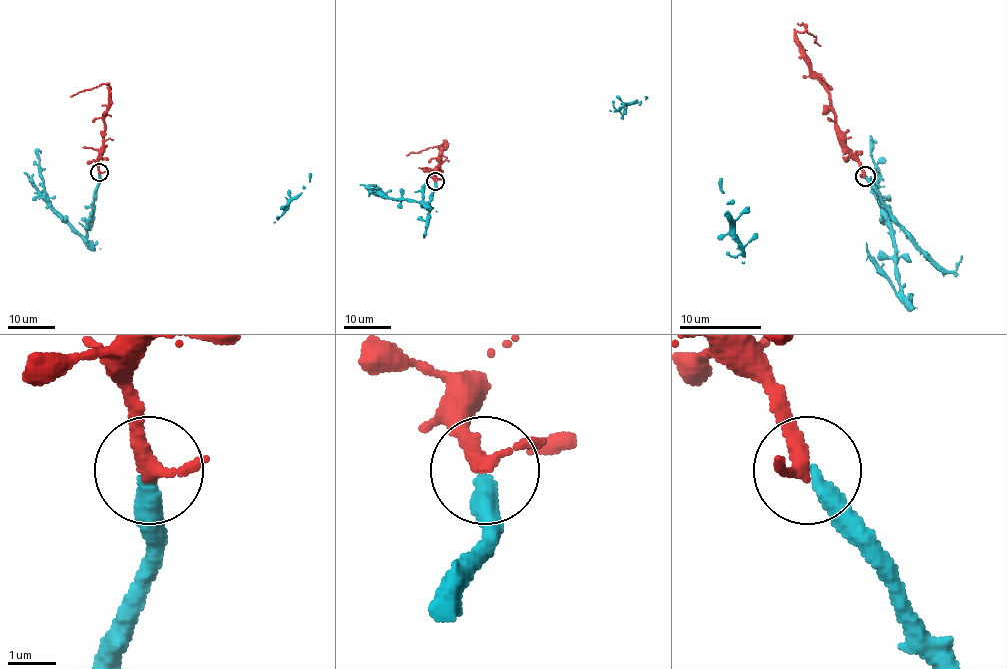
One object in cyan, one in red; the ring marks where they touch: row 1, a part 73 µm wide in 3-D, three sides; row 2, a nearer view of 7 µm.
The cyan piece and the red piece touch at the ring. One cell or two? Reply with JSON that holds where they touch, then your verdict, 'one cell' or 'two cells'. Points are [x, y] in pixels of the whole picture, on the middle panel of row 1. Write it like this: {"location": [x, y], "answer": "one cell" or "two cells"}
{"location": [435, 181], "answer": "one cell"}

